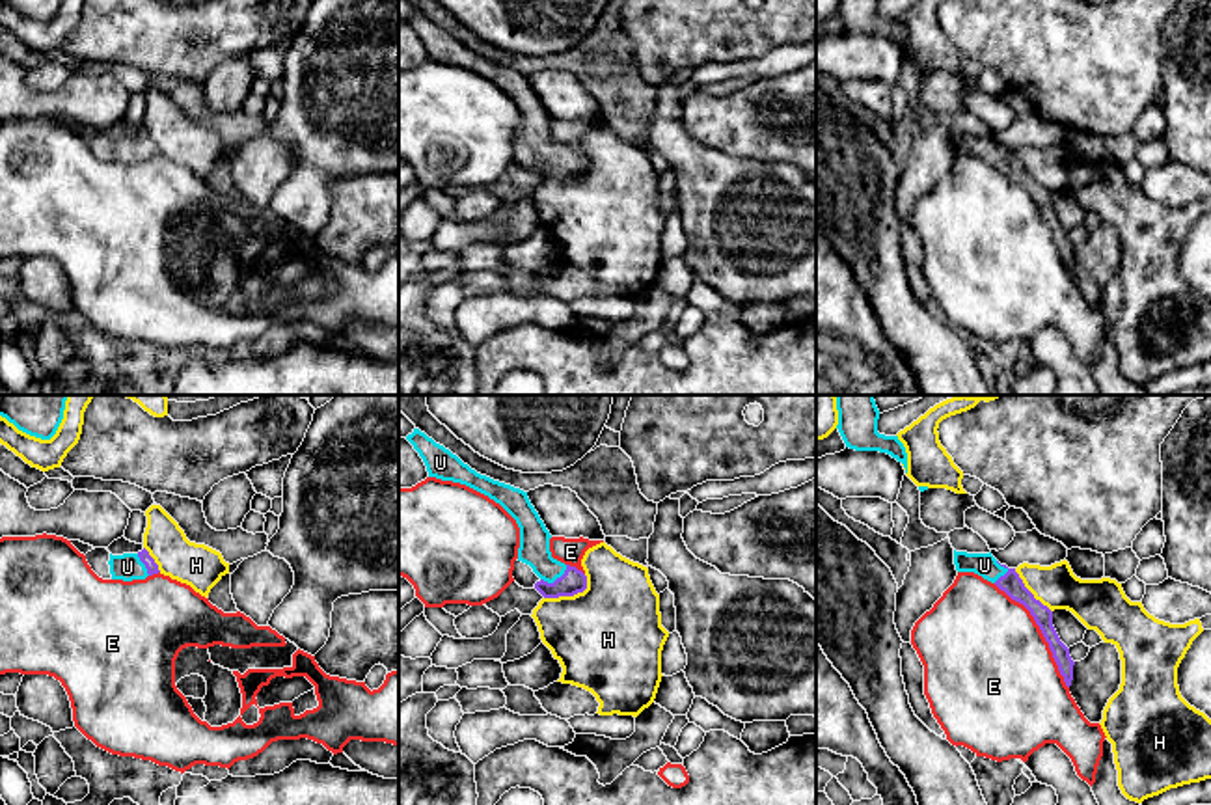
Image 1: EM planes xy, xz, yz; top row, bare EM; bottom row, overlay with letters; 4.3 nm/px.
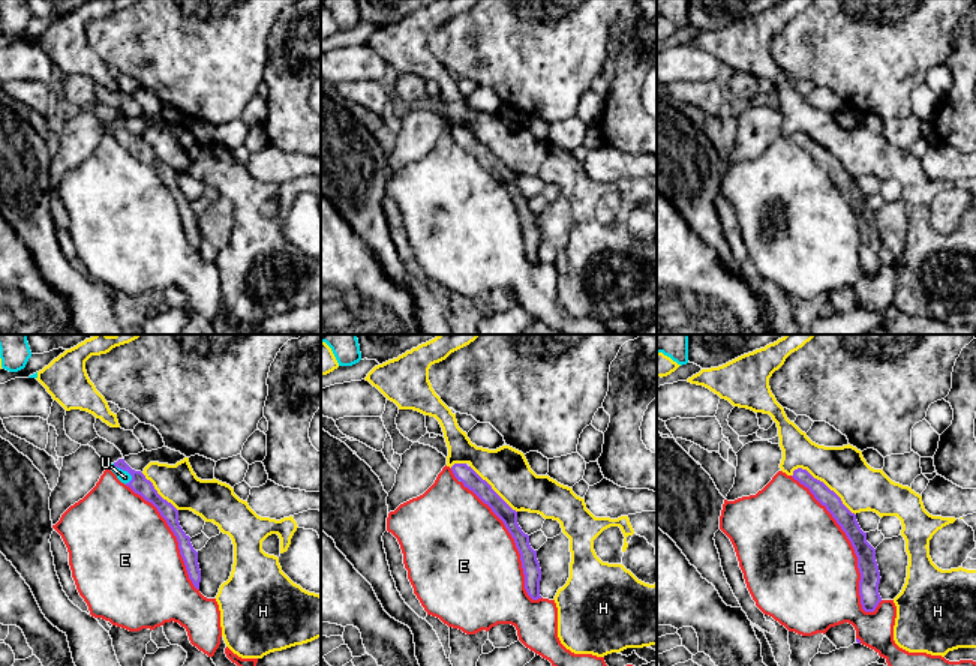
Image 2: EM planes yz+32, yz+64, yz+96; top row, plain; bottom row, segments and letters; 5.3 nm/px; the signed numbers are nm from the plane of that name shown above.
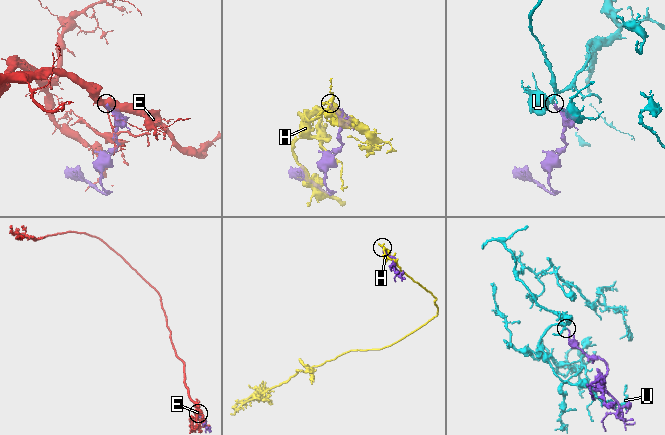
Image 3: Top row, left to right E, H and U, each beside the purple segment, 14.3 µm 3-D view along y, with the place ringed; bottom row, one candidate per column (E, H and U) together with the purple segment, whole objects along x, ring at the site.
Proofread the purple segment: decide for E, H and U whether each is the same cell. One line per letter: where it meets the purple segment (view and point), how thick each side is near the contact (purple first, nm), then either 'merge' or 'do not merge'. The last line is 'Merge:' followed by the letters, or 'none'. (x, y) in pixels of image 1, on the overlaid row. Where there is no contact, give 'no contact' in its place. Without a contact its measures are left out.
E: yz (1042, 632) | 90/500 nm | do not merge
H: xz (571, 595) | 110/460 nm | do not merge
U: xz (557, 578) | 110/130 nm | merge
Merge: U

